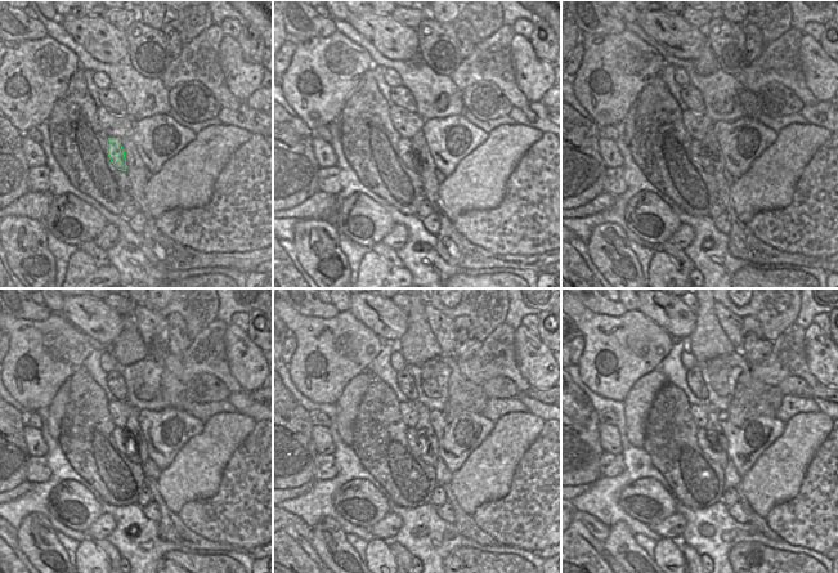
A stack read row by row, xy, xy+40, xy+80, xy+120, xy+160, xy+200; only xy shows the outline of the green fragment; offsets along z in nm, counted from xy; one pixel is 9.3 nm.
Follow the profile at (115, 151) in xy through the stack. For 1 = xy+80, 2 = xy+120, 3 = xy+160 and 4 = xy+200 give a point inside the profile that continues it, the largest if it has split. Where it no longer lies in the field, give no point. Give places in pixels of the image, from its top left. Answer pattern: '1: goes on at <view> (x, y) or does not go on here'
1: goes on at xy+80 (699, 155)
2: goes on at xy+120 (125, 444)
3: goes on at xy+160 (415, 443)
4: goes on at xy+200 (721, 457)

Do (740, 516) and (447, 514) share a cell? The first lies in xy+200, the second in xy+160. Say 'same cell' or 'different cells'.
same cell

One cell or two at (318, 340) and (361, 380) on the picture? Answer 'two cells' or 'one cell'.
two cells

